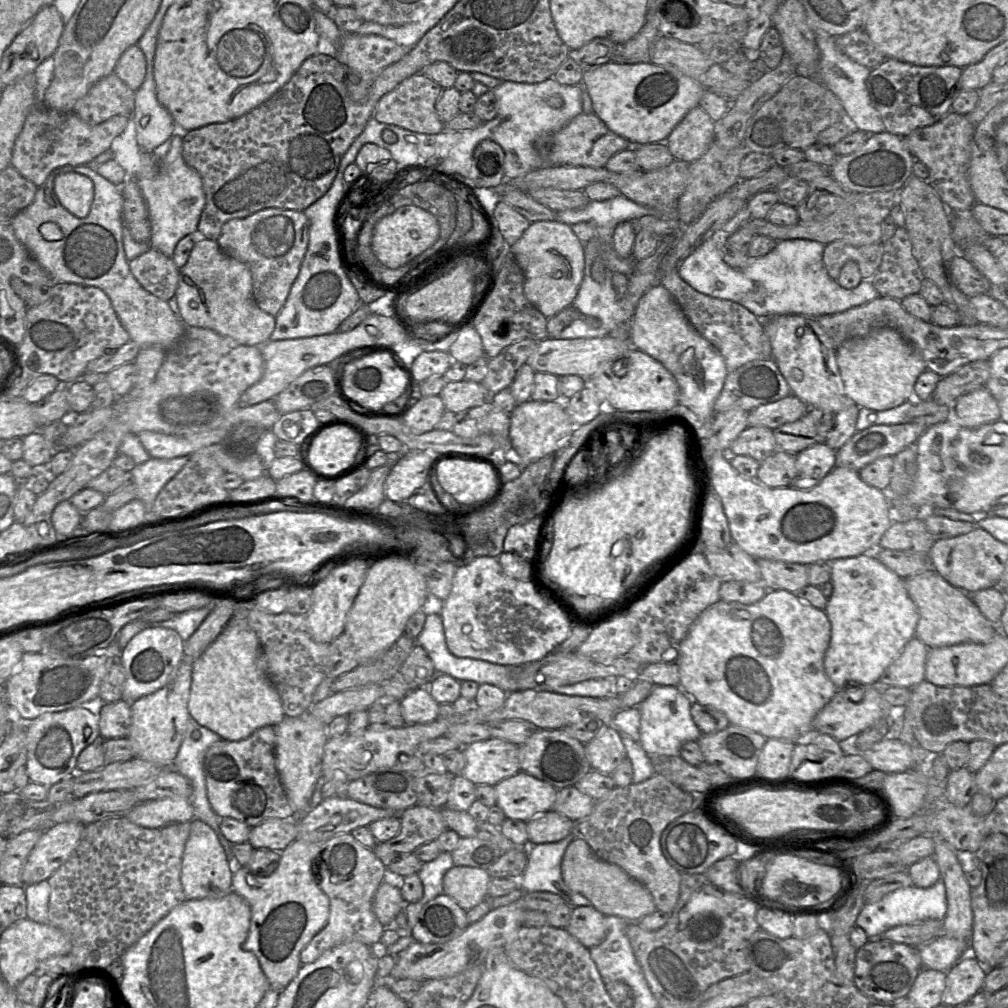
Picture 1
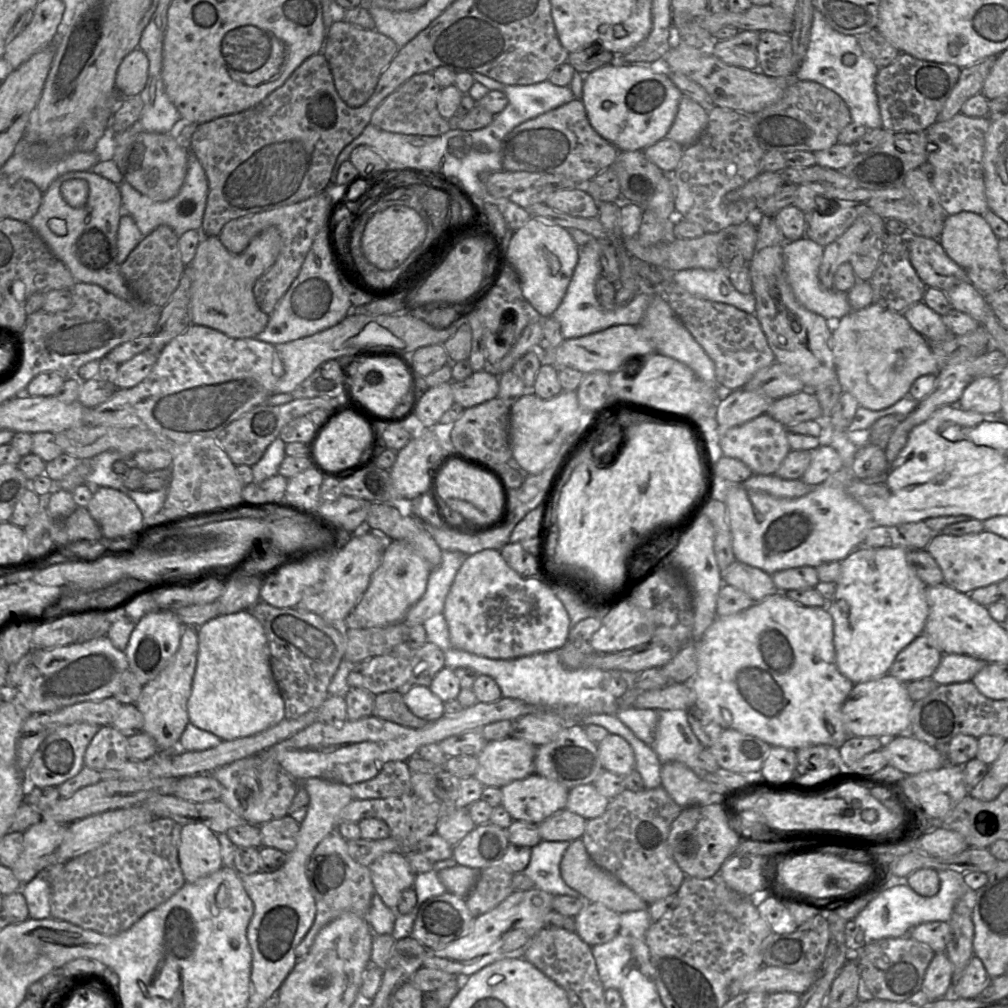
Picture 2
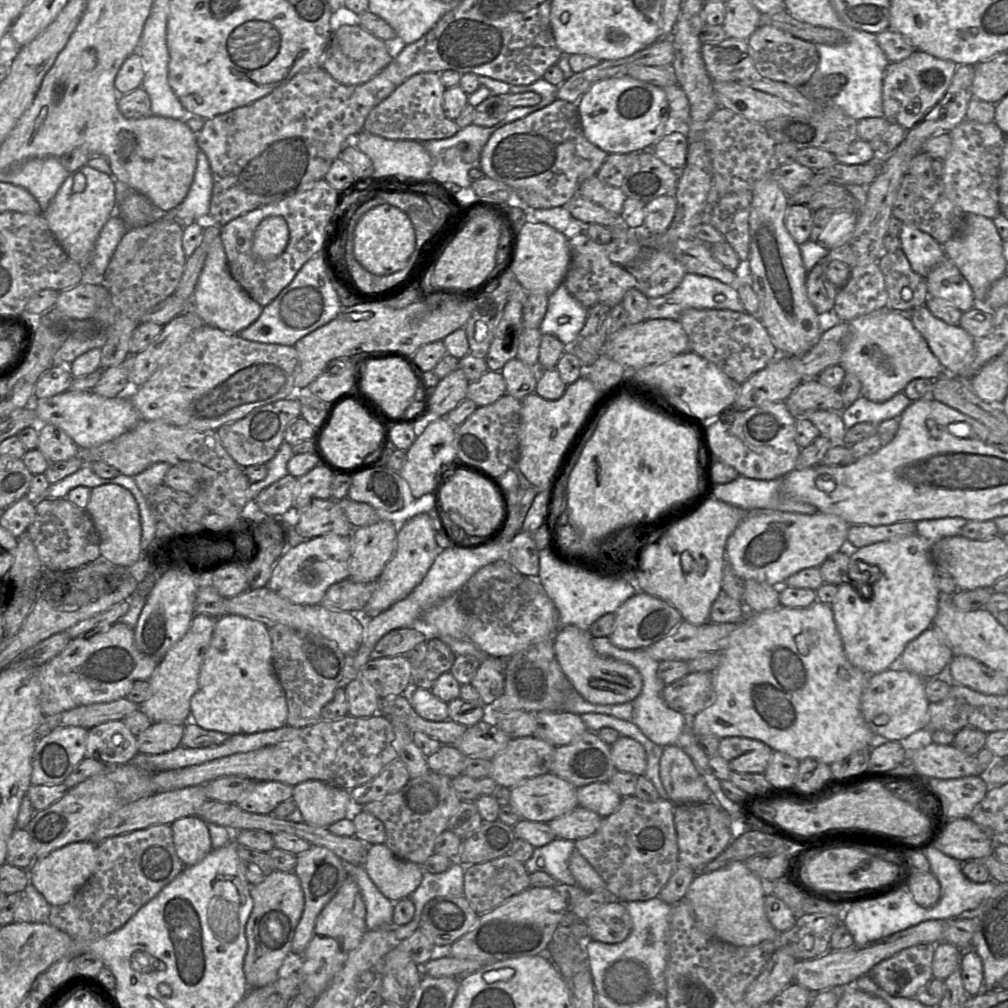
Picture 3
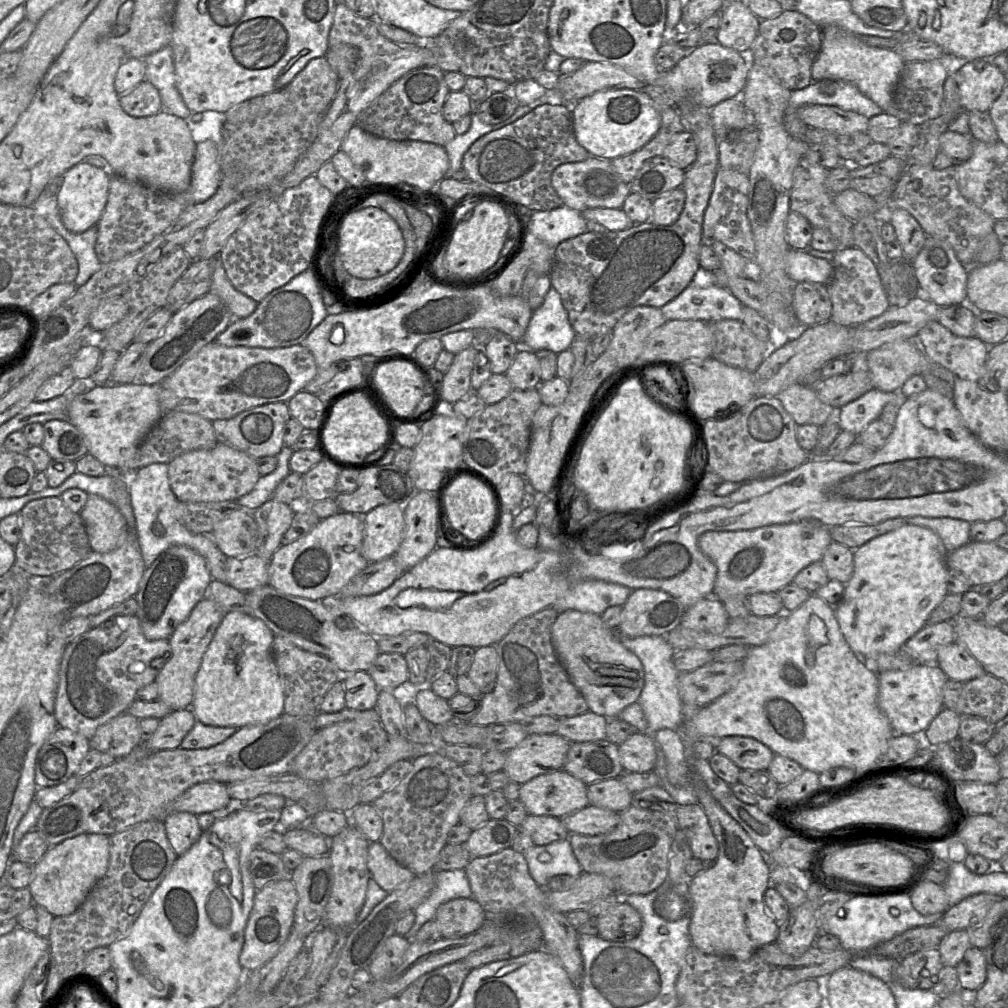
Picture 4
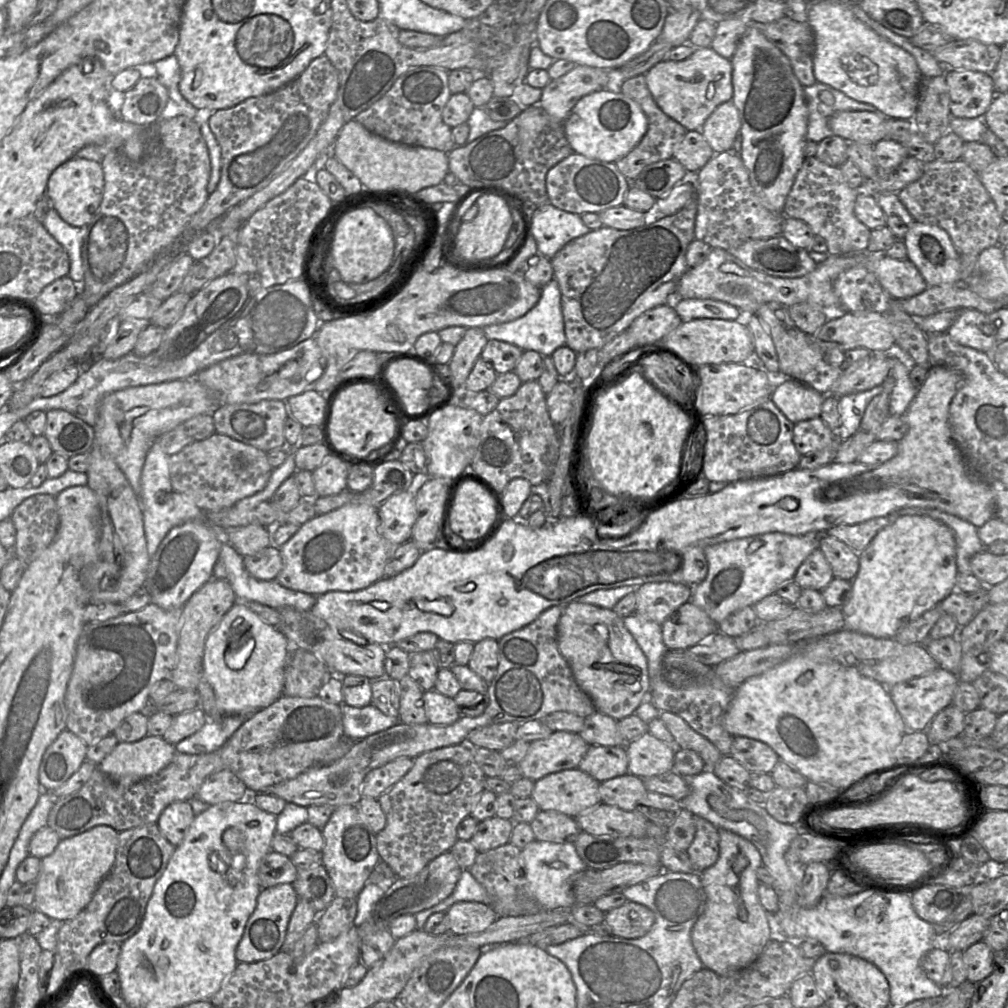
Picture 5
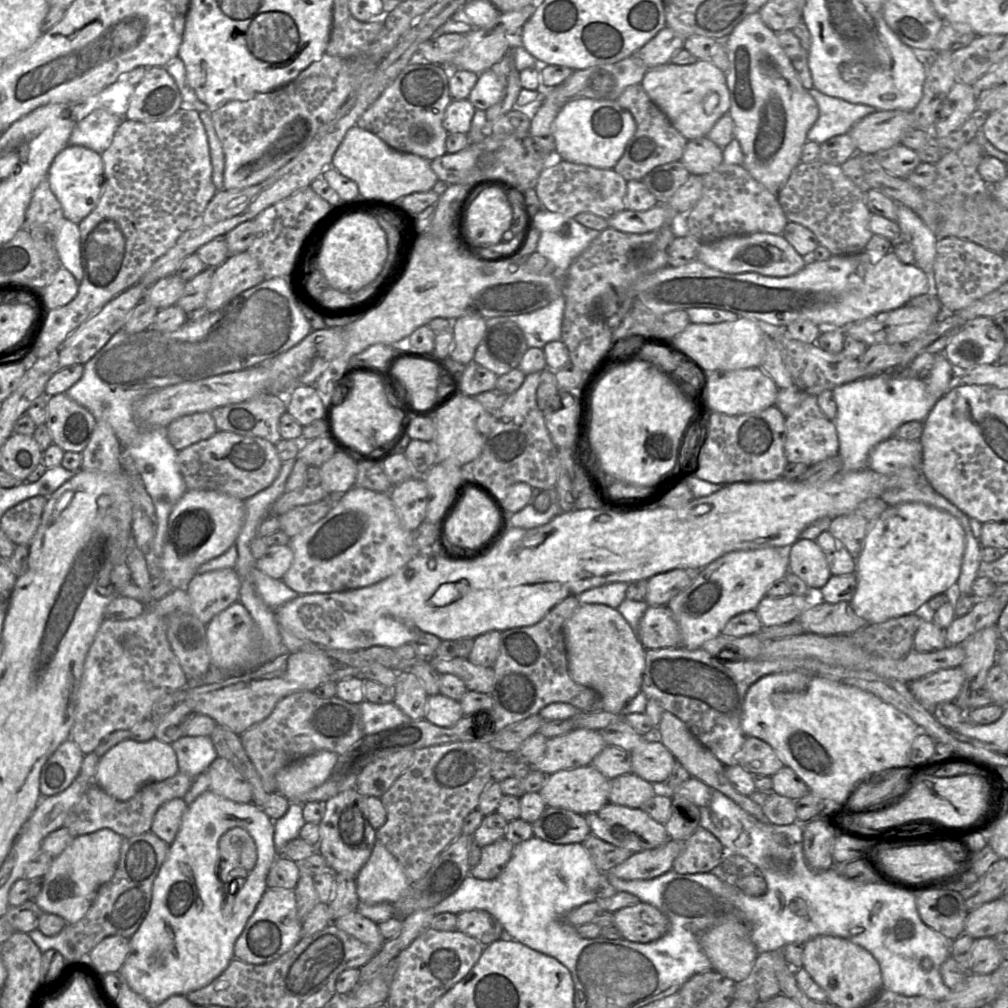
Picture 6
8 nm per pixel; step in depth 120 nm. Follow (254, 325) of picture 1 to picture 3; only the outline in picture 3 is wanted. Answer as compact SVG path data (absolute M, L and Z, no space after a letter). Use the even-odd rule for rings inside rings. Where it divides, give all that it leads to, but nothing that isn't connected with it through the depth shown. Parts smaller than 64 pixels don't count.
M269 216L257 226L252 251L262 259L274 259L281 255L289 241L289 229L281 216ZM220 236L214 240L205 258L193 293L191 309L206 325L229 334L238 334L255 322L262 312L263 307L254 301L230 274Z

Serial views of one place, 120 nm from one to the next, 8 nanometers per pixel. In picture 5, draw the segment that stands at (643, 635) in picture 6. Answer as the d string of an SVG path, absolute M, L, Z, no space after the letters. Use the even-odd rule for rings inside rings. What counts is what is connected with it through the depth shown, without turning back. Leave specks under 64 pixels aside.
M692 602L682 604L662 624L662 638L668 650L687 650L718 631L718 624Z

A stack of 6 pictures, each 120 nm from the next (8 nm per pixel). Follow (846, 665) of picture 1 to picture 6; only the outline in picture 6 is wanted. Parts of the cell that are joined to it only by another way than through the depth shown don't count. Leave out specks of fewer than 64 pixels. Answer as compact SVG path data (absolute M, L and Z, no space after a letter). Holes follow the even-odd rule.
M907 502L897 504L894 506L889 506L880 515L878 520L873 524L873 526L868 531L863 550L856 559L855 575L857 578L857 587L854 596L850 601L854 612L858 616L866 620L868 624L882 623L891 618L908 615L912 613L923 613L925 604L932 597L944 593L951 593L951 595L953 595L953 590L960 576L964 550L965 550L965 531L960 522L948 512L939 510L926 504L915 502Z

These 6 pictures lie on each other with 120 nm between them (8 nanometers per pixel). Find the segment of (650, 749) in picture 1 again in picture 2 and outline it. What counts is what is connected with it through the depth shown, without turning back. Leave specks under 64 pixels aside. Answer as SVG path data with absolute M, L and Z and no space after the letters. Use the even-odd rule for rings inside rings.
M686 710L660 711L655 740L650 746L661 764L673 761L683 763L701 779L708 773L699 760L704 747L688 723Z

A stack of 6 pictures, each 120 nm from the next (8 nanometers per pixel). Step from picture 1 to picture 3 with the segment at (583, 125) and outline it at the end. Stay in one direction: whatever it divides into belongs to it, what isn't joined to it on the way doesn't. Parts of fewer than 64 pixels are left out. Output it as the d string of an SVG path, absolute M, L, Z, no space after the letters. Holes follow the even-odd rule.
M556 99L546 107L497 129L481 151L479 169L486 177L515 189L528 209L547 209L563 207L577 195L581 183L597 174L607 156L584 136L577 102Z

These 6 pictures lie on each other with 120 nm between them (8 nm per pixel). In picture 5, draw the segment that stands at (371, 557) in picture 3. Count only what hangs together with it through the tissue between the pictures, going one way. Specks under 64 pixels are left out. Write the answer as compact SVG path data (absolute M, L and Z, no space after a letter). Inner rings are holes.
M404 491L387 498L378 506L379 532L397 546L411 540L412 528L417 519L415 494Z

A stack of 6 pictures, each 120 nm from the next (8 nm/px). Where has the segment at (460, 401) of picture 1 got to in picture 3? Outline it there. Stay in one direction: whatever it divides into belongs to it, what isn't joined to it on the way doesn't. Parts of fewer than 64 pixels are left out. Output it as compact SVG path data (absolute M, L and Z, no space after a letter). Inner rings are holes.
M486 371L479 380L470 382L467 389L467 398L478 407L492 404L505 394L506 382L500 371Z

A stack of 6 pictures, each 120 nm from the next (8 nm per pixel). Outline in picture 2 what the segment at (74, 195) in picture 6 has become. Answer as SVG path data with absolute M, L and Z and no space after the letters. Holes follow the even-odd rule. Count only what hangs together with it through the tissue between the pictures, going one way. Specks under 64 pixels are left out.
M71 171L58 176L52 181L48 189L42 193L42 201L37 213L26 223L43 239L52 253L69 269L76 282L96 284L115 296L129 303L140 302L126 284L117 263L117 232L119 220L123 213L121 195L118 186L92 171ZM82 179L88 183L89 191L87 203L82 208L68 205L61 195L61 185L66 180Z

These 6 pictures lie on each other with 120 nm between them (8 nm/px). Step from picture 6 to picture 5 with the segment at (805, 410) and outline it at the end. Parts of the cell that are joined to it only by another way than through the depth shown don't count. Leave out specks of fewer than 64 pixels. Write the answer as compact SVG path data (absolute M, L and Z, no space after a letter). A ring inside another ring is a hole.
M821 417L794 424L793 443L802 456L829 446L835 438L836 432L832 431Z

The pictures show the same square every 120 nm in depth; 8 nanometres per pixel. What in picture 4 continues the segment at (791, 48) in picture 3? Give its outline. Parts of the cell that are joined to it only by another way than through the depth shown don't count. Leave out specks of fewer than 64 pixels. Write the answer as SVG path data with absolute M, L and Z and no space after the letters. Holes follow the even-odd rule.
M783 10L779 15L761 20L748 56L790 91L807 87L812 82L811 68L822 46L822 28L797 10Z

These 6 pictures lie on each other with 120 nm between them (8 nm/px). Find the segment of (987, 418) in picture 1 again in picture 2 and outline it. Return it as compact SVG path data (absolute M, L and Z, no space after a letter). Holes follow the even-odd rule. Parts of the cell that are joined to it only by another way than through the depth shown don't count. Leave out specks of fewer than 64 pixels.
M977 377L963 390L958 406L980 414L1000 414L1001 388L997 377Z

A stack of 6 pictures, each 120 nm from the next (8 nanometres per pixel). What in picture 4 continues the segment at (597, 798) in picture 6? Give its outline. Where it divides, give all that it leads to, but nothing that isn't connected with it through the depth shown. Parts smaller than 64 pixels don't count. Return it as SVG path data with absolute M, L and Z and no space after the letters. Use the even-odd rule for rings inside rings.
M563 769L521 784L519 801L528 815L562 818L589 805L587 785Z

